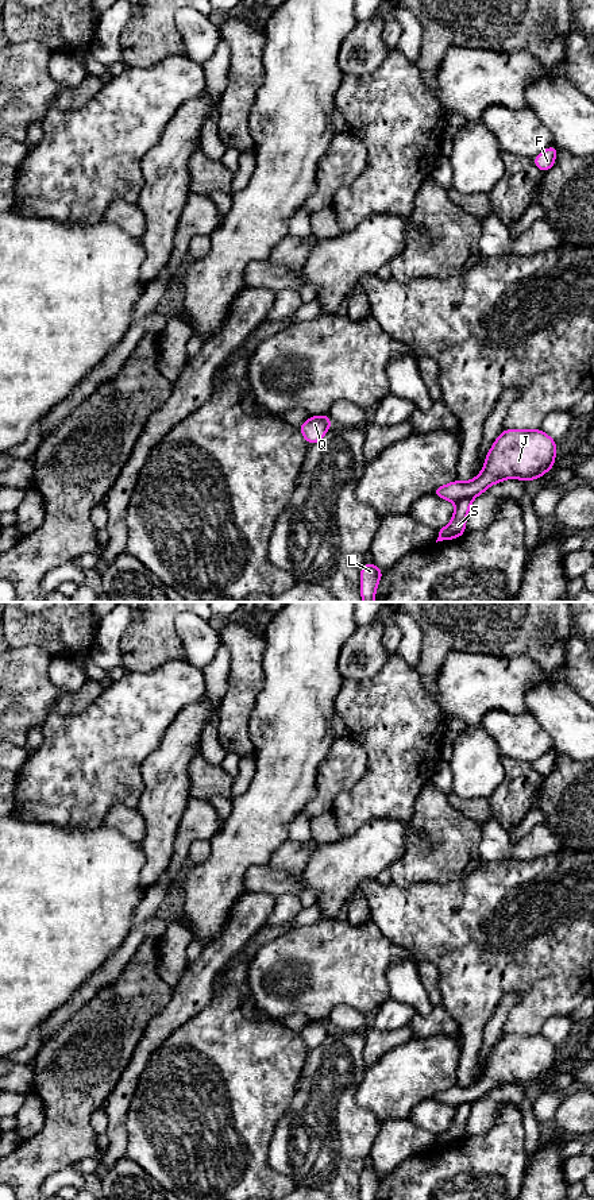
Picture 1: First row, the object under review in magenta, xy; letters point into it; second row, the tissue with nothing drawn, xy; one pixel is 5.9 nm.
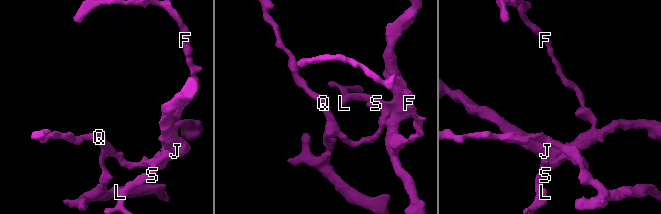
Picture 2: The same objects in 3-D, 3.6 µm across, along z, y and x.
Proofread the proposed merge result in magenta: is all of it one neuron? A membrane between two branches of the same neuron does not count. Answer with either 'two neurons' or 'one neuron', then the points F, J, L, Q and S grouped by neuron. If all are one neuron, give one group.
two neurons; F J / L Q S

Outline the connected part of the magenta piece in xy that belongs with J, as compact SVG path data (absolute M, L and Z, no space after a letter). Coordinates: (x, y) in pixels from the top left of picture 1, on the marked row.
M540 428L535 431L502 431L502 433L493 443L491 449L487 452L485 466L477 478L468 482L459 482L456 479L446 486L436 487L432 494L443 499L458 502L464 497L474 499L479 494L485 493L489 486L509 478L522 479L526 482L537 479L555 466L555 445L555 440L545 435Z

